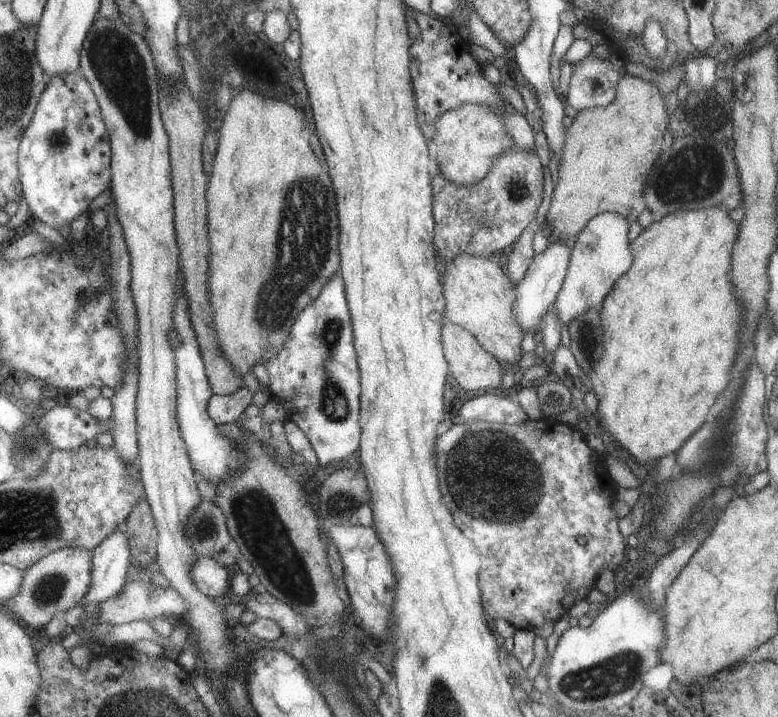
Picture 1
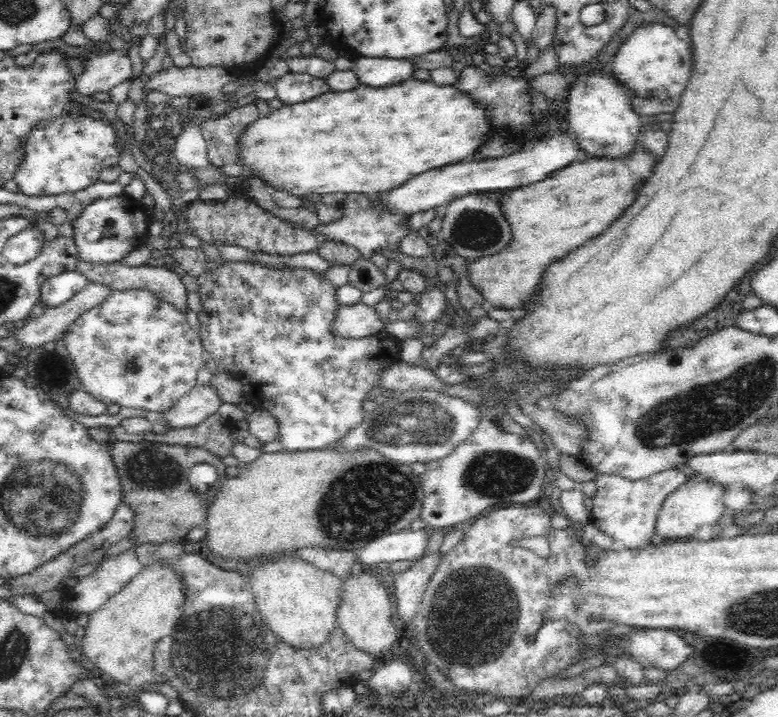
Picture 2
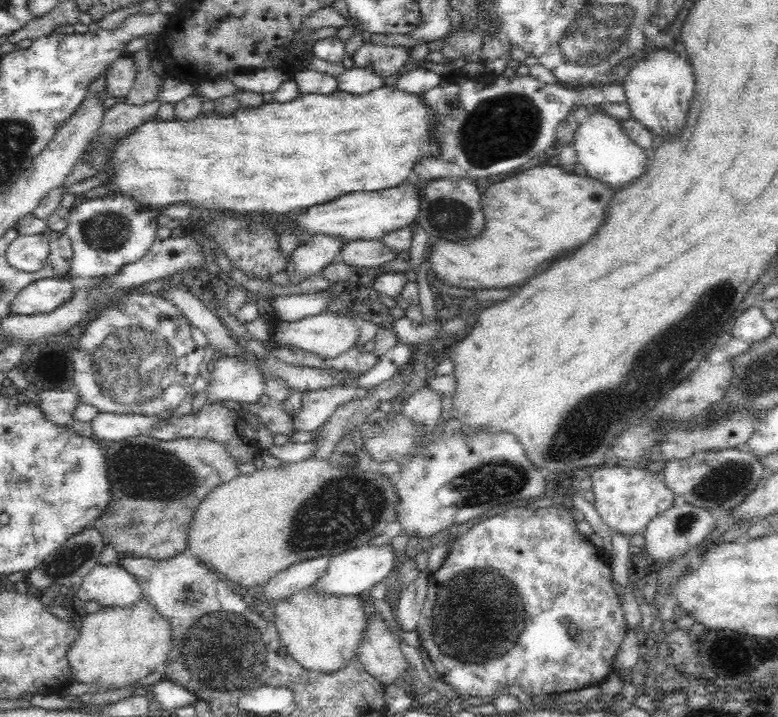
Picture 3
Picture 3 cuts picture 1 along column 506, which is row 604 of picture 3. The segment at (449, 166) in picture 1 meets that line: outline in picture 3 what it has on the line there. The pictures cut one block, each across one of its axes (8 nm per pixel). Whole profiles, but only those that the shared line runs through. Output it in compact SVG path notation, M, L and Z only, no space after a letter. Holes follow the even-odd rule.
M142 597L139 601L135 601L134 604L128 605L126 607L104 607L102 606L97 612L90 613L85 616L82 621L82 627L79 630L78 636L74 638L73 642L70 643L68 650L68 669L74 673L74 681L89 684L91 687L95 687L98 691L108 691L116 688L122 688L126 685L130 685L132 683L136 683L143 678L146 678L152 672L156 672L156 670L161 670L162 667L166 665L167 656L171 651L172 646L172 627L170 627L169 621L167 621L162 615L156 612L154 606L149 603L144 597Z

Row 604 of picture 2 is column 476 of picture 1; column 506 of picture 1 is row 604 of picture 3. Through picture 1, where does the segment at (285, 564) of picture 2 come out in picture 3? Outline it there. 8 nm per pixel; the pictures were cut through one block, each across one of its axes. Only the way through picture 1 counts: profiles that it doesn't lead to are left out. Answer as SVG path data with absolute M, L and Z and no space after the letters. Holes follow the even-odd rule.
M317 590L300 593L278 601L274 606L276 629L288 654L305 669L333 673L342 669L355 654L367 629L369 608L356 596L326 596Z

